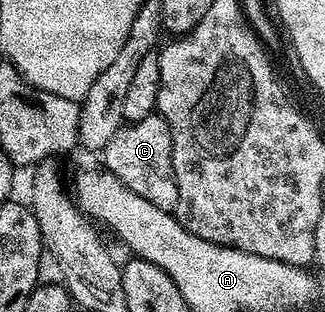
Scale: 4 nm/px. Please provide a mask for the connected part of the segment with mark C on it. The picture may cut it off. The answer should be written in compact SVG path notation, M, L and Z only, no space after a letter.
M159 114L141 122L124 124L113 134L102 151L103 167L117 176L130 191L136 192L161 210L173 211L178 204L179 188L172 160L172 140L169 124Z

